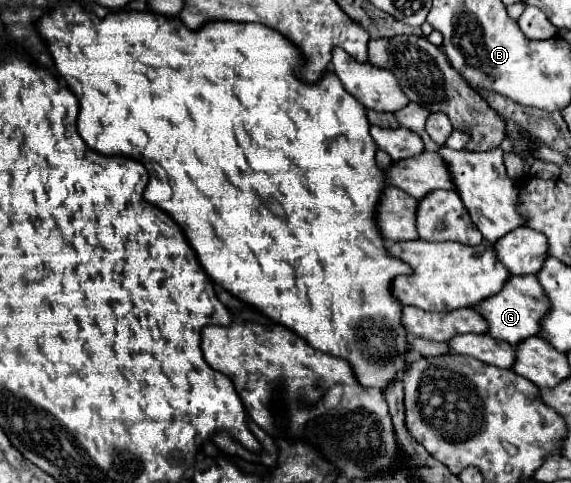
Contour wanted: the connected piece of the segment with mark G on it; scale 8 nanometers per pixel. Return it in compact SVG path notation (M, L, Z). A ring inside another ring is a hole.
M512 275L496 297L478 303L474 309L478 309L478 313L488 321L490 325L488 335L500 341L508 341L510 345L518 345L528 337L540 335L542 329L540 319L542 313L546 313L546 293L542 293L542 285L538 285L534 275L524 275L524 277Z

